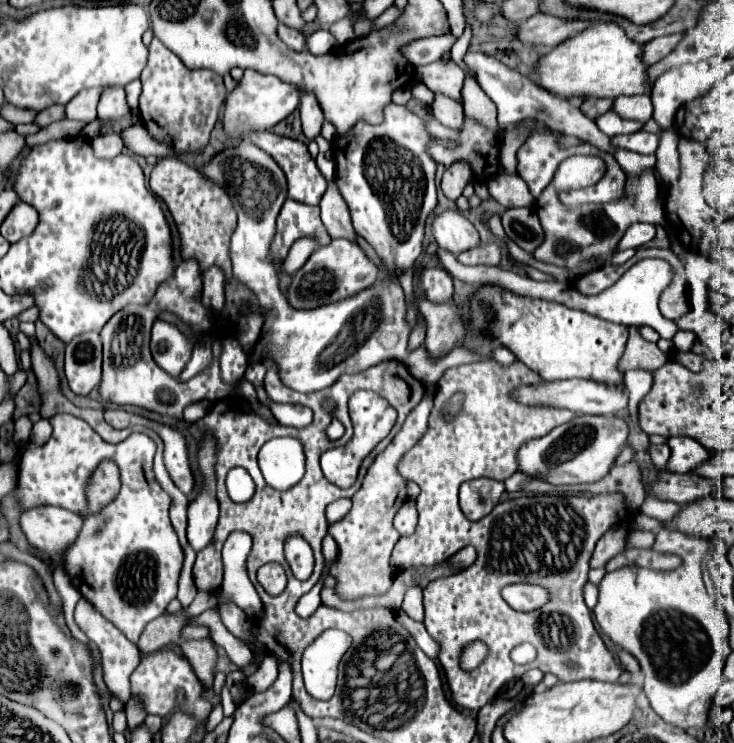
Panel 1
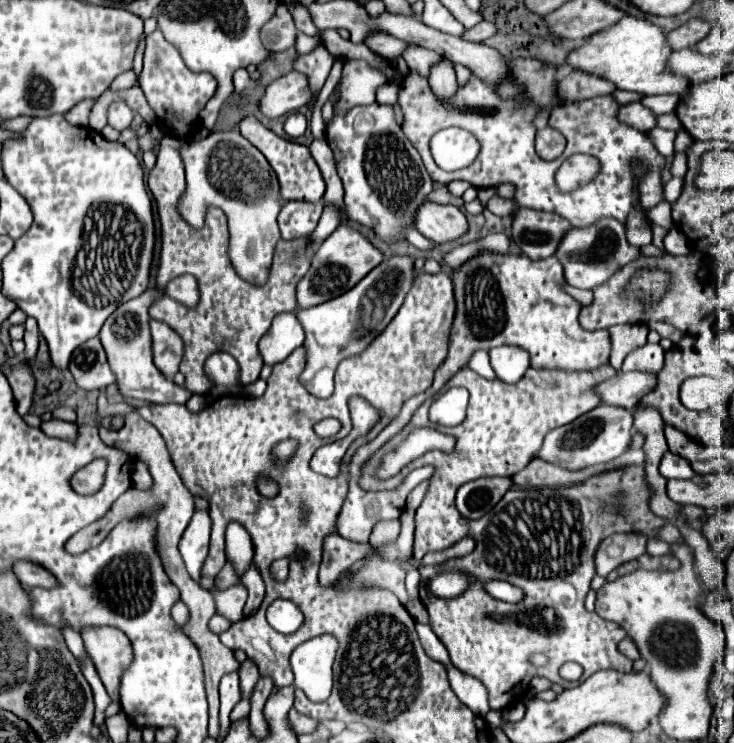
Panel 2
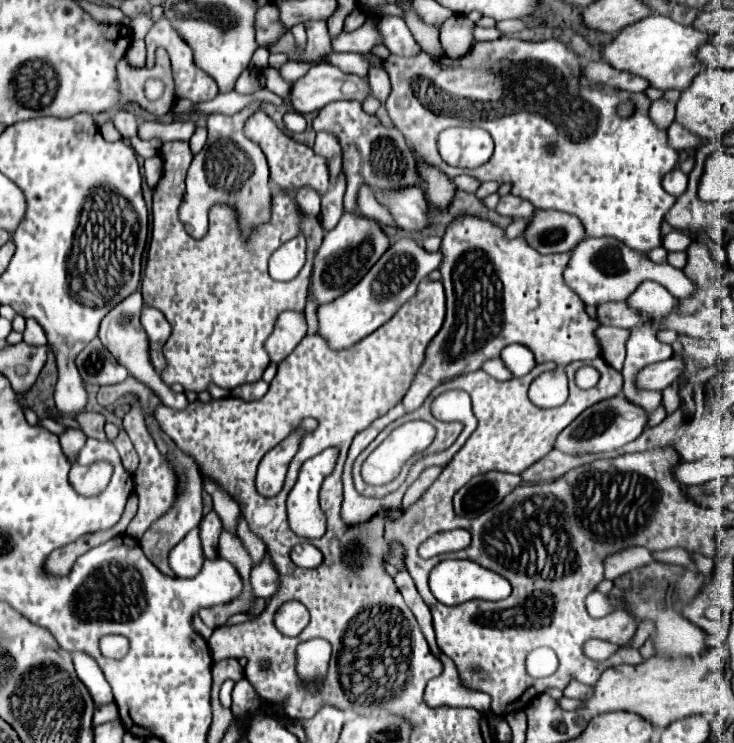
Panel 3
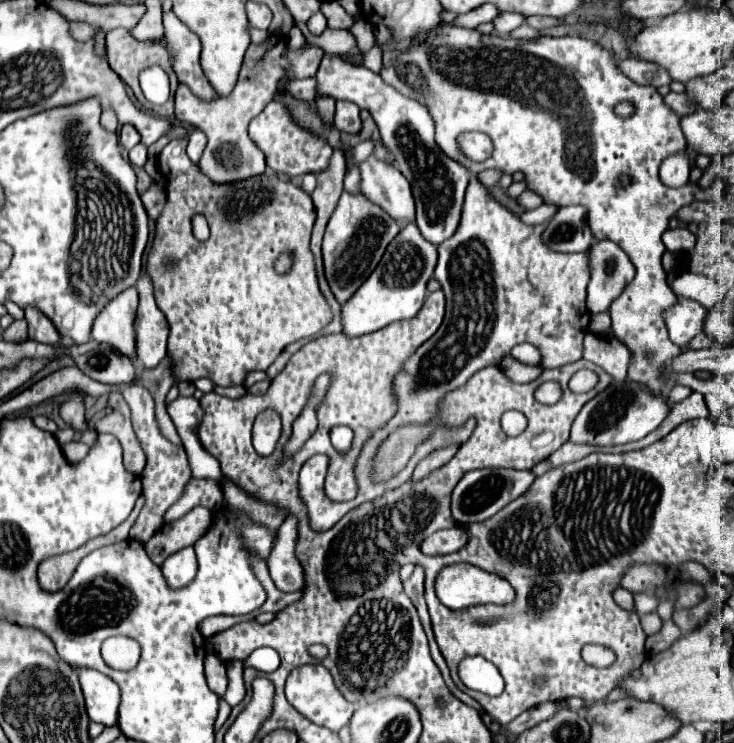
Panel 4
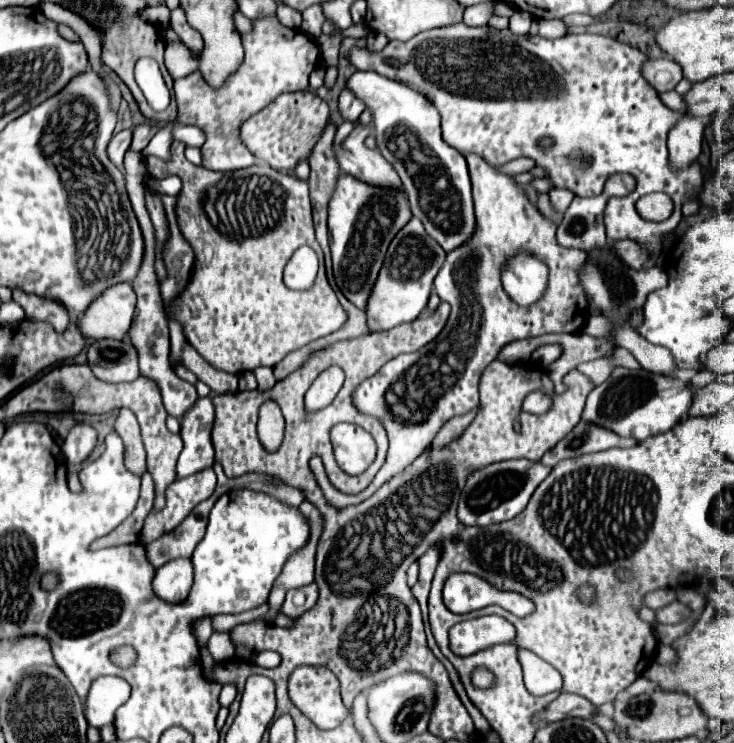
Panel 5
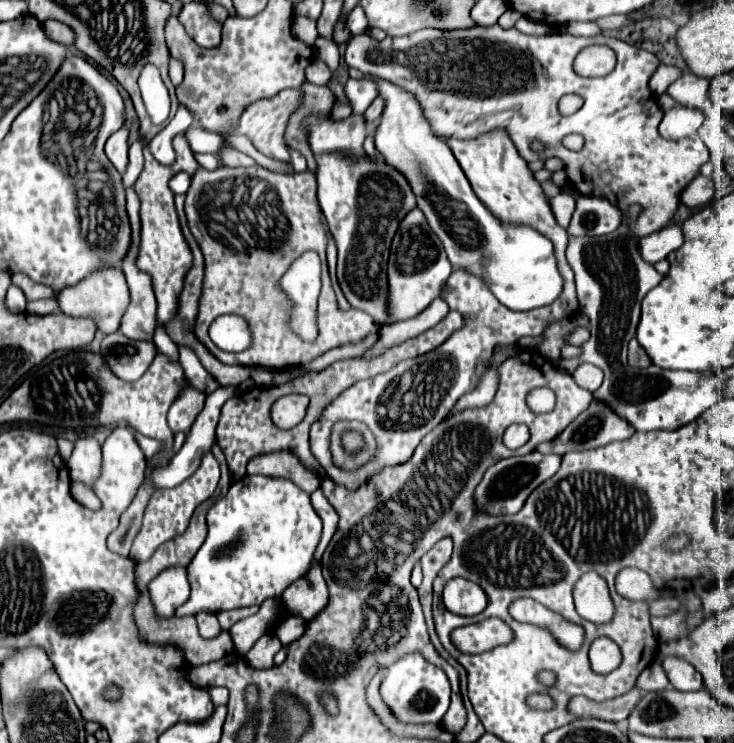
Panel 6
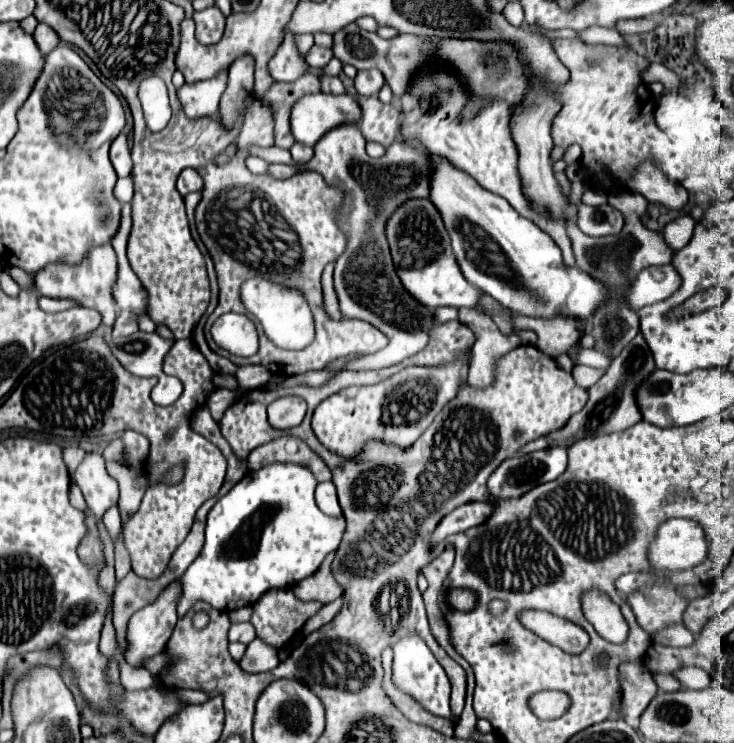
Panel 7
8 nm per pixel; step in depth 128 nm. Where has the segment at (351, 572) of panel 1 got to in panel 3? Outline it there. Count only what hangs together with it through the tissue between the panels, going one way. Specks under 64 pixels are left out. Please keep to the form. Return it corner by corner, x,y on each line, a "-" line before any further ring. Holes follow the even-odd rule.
476,216
458,218
454,220
454,224
448,226
442,238
442,254
444,254
444,262
440,266
440,272
442,272
442,284
446,290
444,326
430,342
426,360
414,384
402,398
402,402
396,404
380,420
374,420
370,428
360,432
350,446
350,452
344,464
344,499
340,511
344,524
348,526
362,524
370,520
372,516
376,516
380,510
400,508
406,488
422,474
422,470
428,466
444,468
452,460
452,456
458,452
458,448
462,448
466,438
476,429
477,420
472,414
471,405
468,405
468,422
464,424
458,440
448,450
430,454
424,460
416,462
406,482
400,486
400,490
384,498
364,498
362,494
356,492
352,482
352,462
358,456
358,452
362,452
368,446
368,436
378,436
378,432
382,432
384,426
416,410
436,386
456,376
478,370
482,362
490,358
498,358
502,348
514,342
528,346
536,362
540,364
556,362
558,366
566,366
576,360
594,360
596,356
600,356
600,342
594,334
600,324
586,314
584,302
580,300
580,296
576,296
572,288
566,286
562,278
562,272
568,264
570,254
548,254
548,256
538,254
524,242
524,236
508,240
502,228

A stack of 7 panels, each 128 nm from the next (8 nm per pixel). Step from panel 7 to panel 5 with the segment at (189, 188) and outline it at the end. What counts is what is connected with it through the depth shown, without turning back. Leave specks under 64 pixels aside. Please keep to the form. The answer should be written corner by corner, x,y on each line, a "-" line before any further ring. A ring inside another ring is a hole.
170,176
170,178
162,178
162,180
154,180
152,186
156,188
156,192
160,194
168,194
168,196
176,196
180,192
180,178

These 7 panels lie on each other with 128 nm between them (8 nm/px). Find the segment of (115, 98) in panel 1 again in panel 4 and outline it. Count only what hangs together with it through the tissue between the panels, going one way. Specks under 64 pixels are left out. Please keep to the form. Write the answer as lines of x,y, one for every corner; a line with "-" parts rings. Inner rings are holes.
124,124
124,126
120,128
120,144
122,144
126,150
130,150
130,148
136,146
138,142
140,142
138,130
136,130
132,124

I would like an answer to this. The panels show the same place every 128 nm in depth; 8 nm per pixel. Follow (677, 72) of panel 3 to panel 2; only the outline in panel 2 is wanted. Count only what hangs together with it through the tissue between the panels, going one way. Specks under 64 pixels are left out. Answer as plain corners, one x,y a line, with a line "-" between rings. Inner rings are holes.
624,16
618,24
592,34
582,46
574,48
566,56
566,64
574,70
600,76
612,82
618,90
638,92
644,96
652,94
680,94
688,88
688,82
680,76
668,74
666,60
672,50
666,46
666,32
644,18

